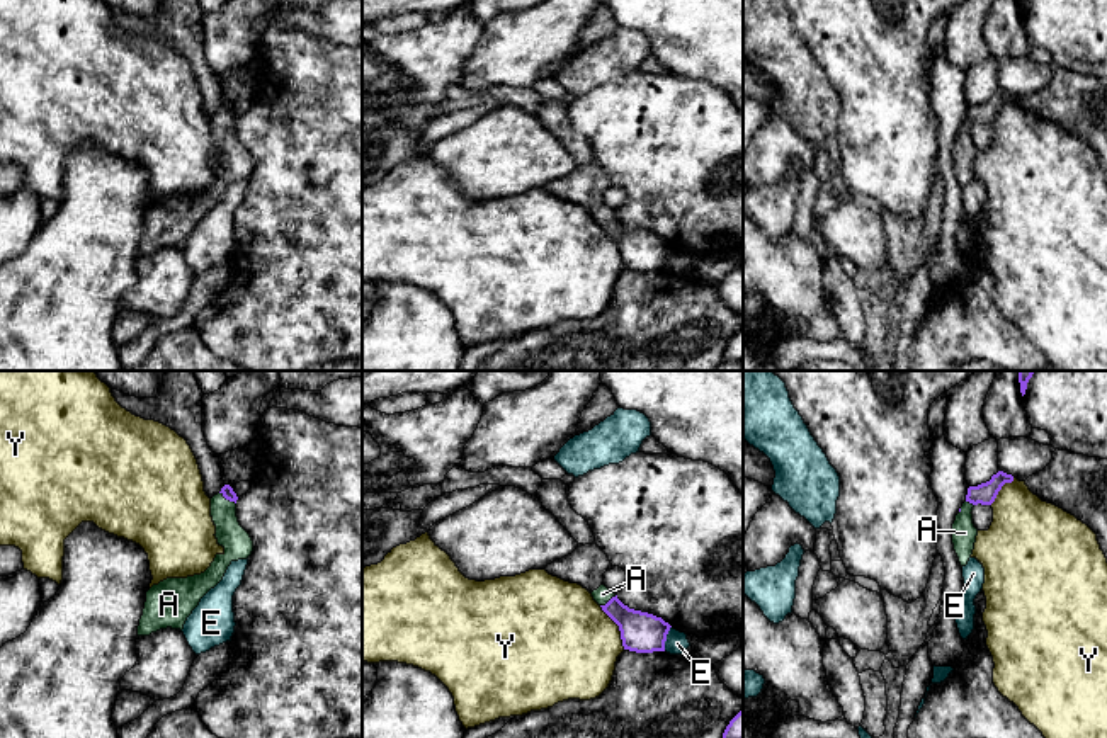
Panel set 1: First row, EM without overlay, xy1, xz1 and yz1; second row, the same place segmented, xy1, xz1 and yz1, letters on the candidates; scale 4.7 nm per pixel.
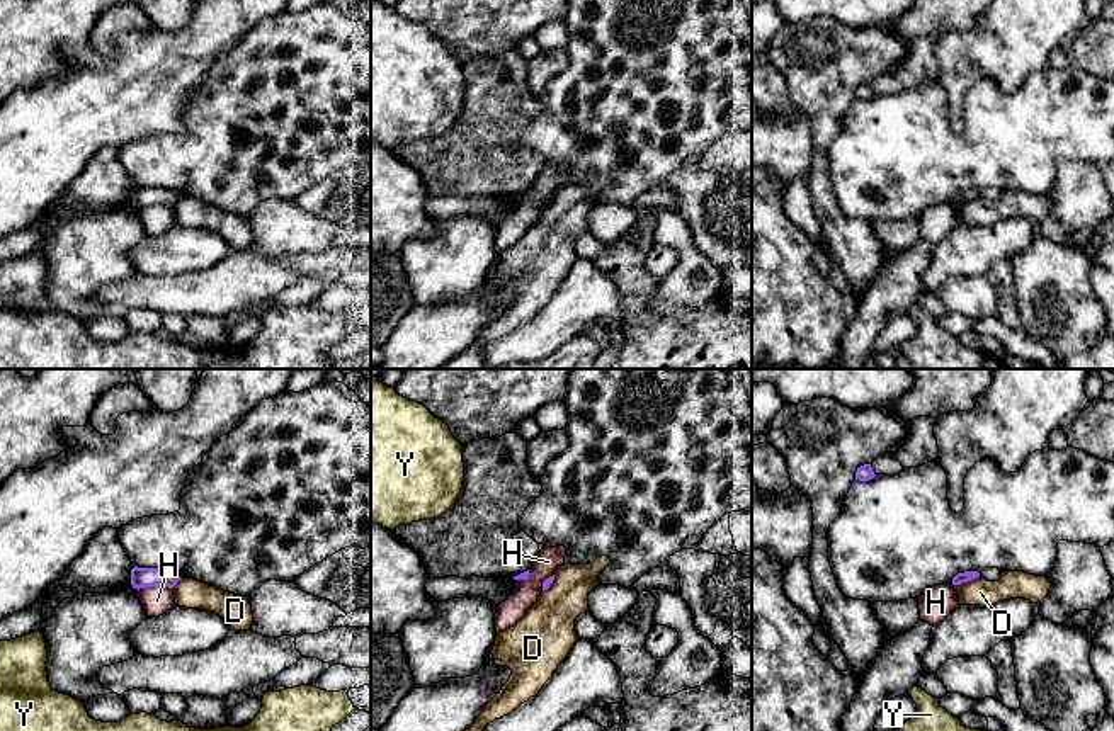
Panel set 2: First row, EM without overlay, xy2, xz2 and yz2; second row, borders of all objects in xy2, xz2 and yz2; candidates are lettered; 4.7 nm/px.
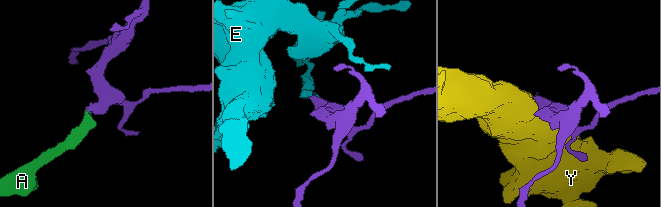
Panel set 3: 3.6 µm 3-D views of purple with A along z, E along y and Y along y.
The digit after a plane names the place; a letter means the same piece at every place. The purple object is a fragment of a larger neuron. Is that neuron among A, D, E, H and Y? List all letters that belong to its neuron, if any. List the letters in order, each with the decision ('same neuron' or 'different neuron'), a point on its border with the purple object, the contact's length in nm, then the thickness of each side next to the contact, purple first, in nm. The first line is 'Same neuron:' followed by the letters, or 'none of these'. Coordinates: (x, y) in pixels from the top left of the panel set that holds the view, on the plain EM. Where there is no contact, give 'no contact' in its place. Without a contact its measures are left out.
Same neuron: A
A: same neuron | xy1 (228, 118) | 100 nm | 60/140 nm
D: different neuron | yz2 (966, 199) | 130 nm | 50/130 nm
E: different neuron | xz1 (665, 257) | 120 nm | 190/100 nm
H: different neuron | xy2 (153, 204) | 180 nm | 100/140 nm
Y: different neuron | xz1 (619, 247) | 240 nm | 190/460 nm

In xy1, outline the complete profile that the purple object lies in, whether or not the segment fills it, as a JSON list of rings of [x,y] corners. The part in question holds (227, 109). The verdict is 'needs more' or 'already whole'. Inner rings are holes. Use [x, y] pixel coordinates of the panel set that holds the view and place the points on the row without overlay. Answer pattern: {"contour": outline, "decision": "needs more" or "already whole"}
{"contour": [[[224,104],[211,117],[211,136],[216,145],[218,163],[224,167],[216,173],[211,185],[194,196],[167,197],[146,211],[138,255],[150,255],[160,248],[184,248],[187,236],[199,224],[201,218],[214,207],[233,180],[247,179],[253,170],[250,153],[240,145],[236,136],[236,112]]], "decision": "needs more"}

